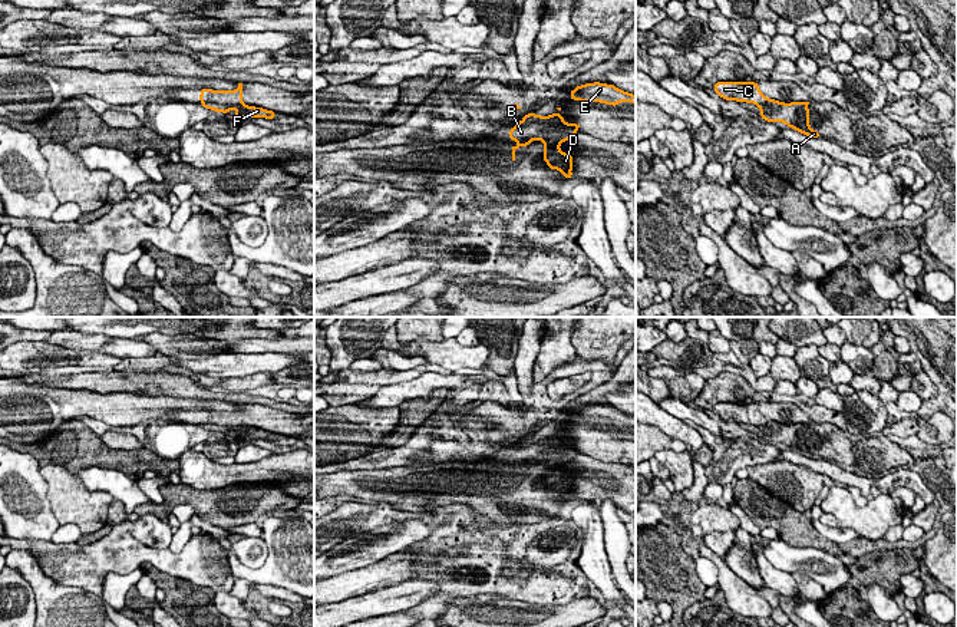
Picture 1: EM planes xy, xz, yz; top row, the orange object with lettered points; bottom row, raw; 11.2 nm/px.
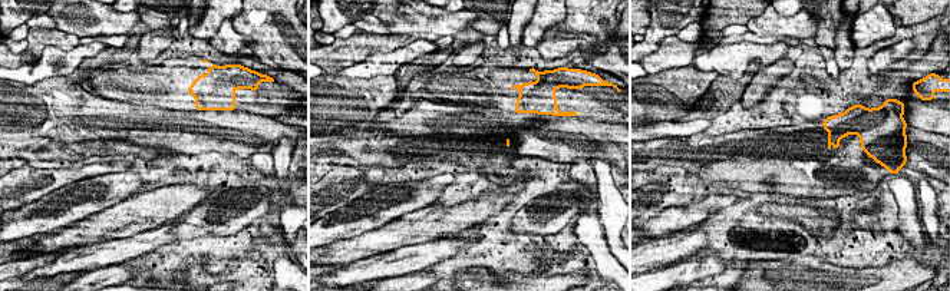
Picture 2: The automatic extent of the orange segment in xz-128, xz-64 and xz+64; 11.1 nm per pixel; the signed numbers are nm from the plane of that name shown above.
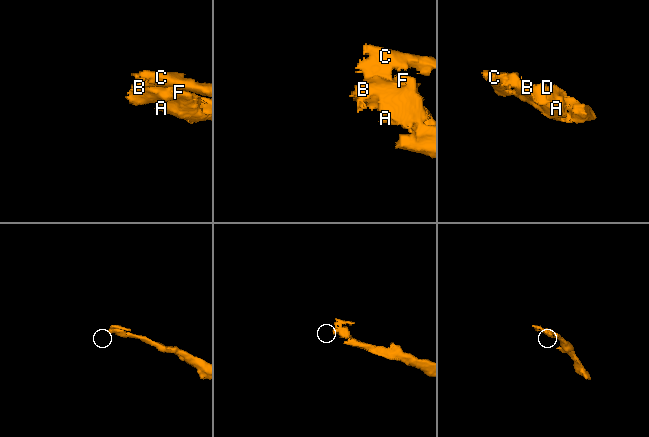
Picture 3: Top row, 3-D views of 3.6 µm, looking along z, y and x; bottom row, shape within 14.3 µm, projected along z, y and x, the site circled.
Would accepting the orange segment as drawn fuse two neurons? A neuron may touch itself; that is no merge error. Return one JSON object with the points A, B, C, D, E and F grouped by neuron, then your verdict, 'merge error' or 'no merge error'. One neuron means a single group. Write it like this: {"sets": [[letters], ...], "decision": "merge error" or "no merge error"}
{"sets": [["A", "B", "D", "F"], ["C", "E"]], "decision": "merge error"}

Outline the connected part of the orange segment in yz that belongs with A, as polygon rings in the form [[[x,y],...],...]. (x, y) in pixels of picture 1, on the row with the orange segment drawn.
[[[768,99],[759,105],[762,119],[768,122],[783,122],[788,128],[792,128],[806,136],[821,138],[818,131],[809,128],[809,102],[792,102],[783,103],[775,99]]]

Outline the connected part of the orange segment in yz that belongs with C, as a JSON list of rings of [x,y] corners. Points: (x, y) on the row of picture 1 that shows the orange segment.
[[[716,82],[713,90],[726,100],[762,105],[768,98],[759,90],[758,82]]]

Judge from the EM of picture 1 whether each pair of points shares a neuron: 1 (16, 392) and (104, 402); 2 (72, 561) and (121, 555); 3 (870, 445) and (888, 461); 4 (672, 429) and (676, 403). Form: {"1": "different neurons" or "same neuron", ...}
{"1": "same neuron", "2": "same neuron", "3": "same neuron", "4": "different neurons"}

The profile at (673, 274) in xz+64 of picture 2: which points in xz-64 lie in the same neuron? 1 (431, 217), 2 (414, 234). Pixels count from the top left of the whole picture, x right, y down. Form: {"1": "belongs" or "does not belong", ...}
{"1": "does not belong", "2": "does not belong"}

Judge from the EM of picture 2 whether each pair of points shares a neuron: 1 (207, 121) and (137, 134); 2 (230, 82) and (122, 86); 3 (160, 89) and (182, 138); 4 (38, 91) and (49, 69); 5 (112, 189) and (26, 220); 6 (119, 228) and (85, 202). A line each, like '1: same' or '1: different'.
1: same
2: same
3: different
4: different
5: same
6: different

